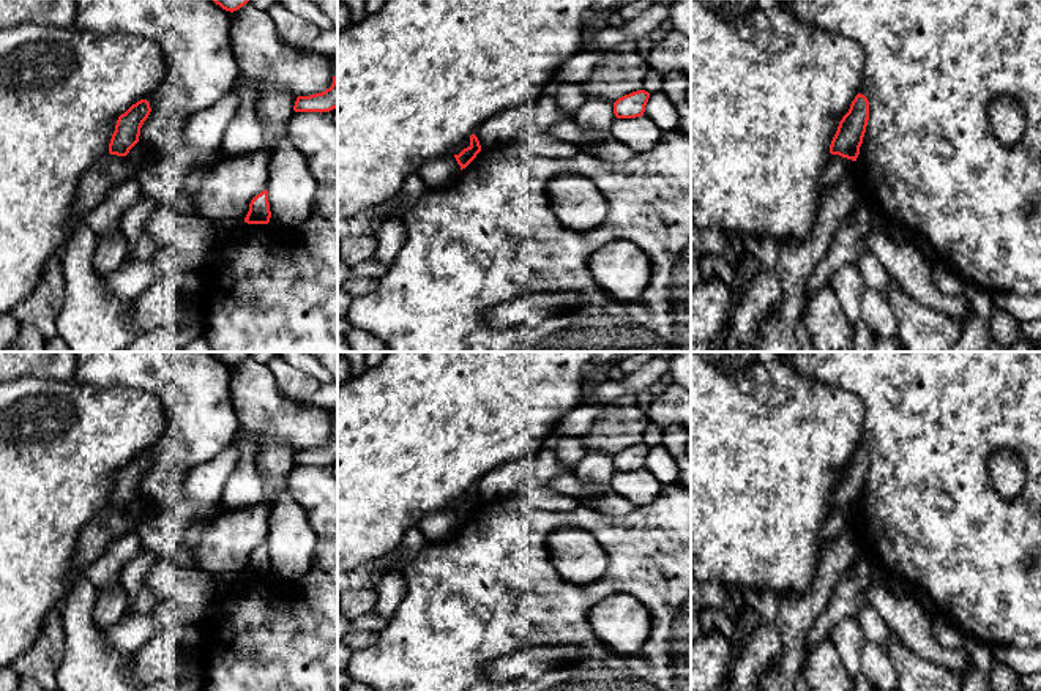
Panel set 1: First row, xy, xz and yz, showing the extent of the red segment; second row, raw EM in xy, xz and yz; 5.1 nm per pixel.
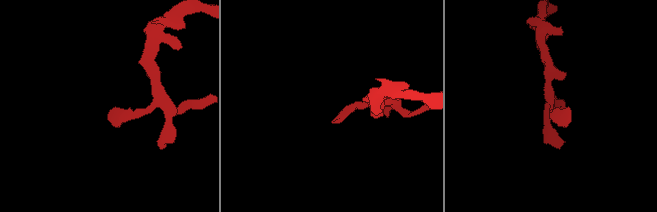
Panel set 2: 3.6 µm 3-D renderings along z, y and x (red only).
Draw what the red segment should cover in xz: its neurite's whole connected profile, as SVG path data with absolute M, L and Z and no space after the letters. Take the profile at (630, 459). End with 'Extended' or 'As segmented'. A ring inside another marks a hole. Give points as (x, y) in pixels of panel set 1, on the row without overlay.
M637 443L618 451L614 456L614 467L617 472L636 472L642 470L648 456L650 446Z. As segmented

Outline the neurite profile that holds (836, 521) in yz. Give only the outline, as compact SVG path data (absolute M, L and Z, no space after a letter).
M831 508L822 527L823 543L834 541L844 530L853 525L855 514L842 511L839 508Z

